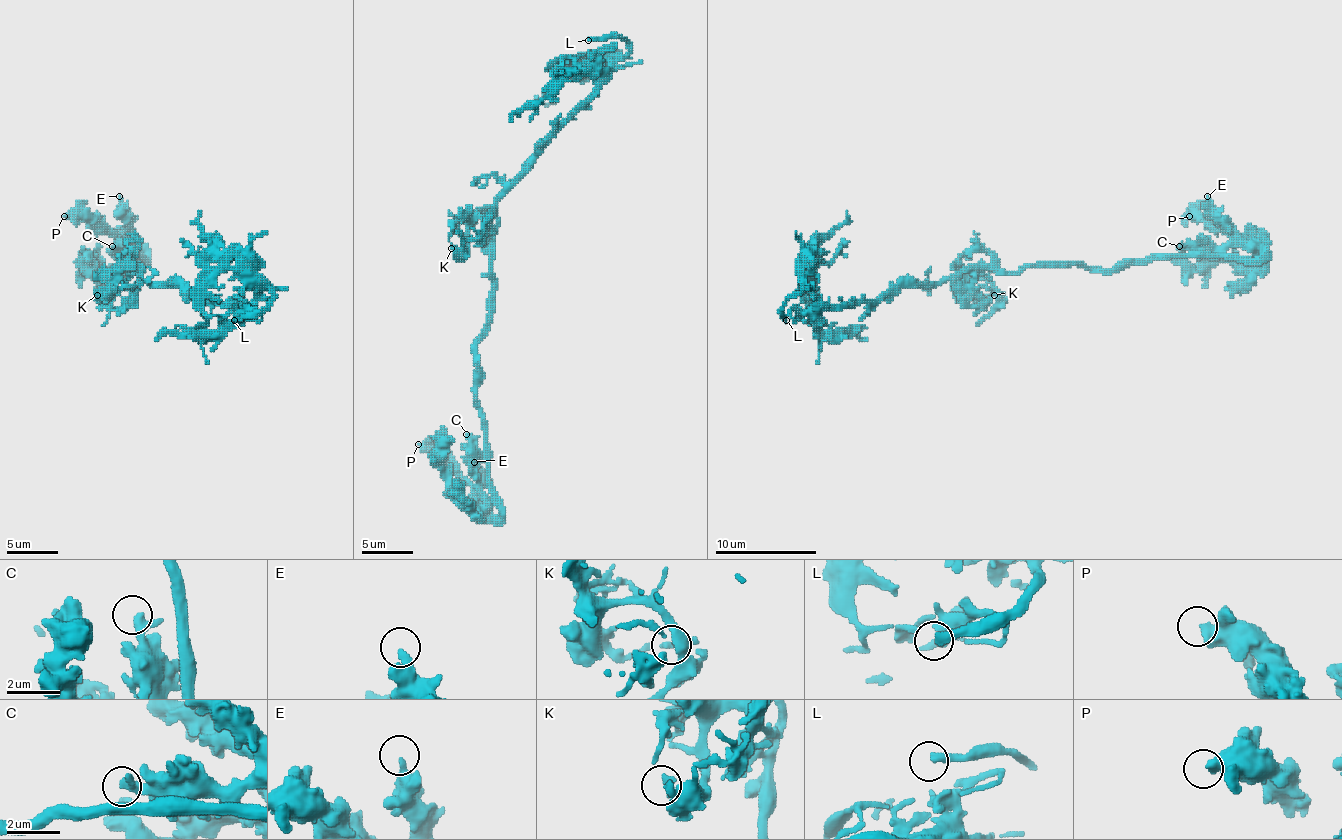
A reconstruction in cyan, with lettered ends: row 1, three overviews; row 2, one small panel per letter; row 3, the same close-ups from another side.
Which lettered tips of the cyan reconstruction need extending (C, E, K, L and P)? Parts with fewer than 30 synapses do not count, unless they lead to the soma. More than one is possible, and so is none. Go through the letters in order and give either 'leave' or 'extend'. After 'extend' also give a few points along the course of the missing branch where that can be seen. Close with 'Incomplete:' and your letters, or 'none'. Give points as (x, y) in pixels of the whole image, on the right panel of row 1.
C: leave
E: leave
K: leave
L: extend
P: leave
Incomplete: L

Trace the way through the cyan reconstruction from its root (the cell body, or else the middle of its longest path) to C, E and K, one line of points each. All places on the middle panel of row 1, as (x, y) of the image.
C: (492, 284), (492, 322), (477, 345), (477, 401), (487, 487), (499, 518), (489, 513), (477, 449), (466, 434)
E: (492, 284), (492, 322), (477, 345), (477, 401), (487, 487), (499, 518), (489, 513), (474, 462)
K: (492, 284), (489, 223), (479, 218), (461, 218), (449, 238), (451, 248)

